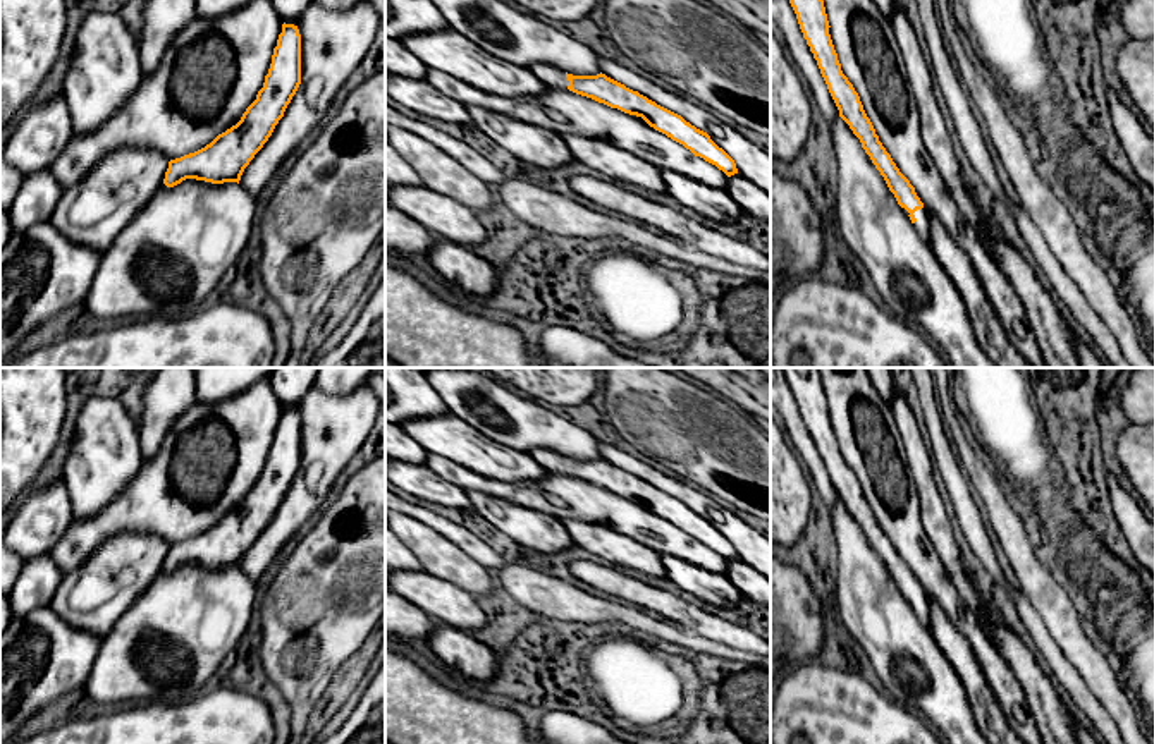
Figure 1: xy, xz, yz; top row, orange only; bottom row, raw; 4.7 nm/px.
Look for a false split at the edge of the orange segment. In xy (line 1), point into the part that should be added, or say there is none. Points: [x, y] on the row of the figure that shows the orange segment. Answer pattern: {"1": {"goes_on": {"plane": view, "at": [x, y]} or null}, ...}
{"1": {"goes_on": null}}

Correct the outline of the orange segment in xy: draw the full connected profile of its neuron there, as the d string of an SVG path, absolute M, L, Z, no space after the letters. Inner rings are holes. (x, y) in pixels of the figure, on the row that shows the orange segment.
M282 24L272 64L256 100L241 120L205 148L170 160L163 184L174 187L186 179L212 184L237 182L263 148L301 84L301 34L298 26Z

